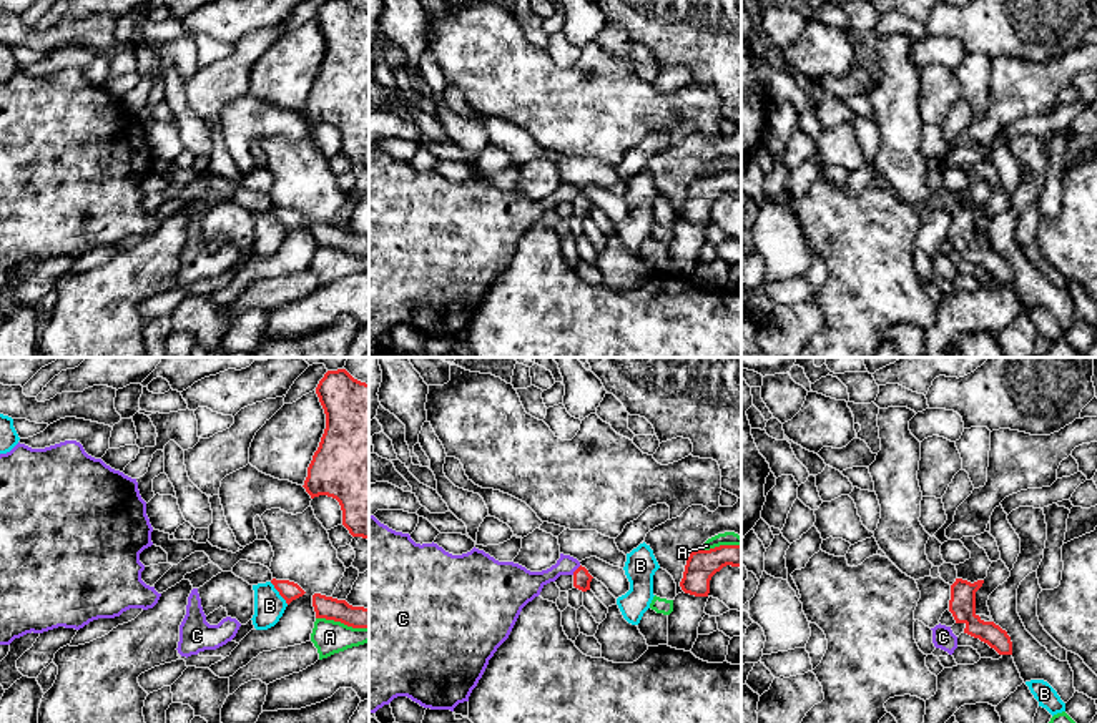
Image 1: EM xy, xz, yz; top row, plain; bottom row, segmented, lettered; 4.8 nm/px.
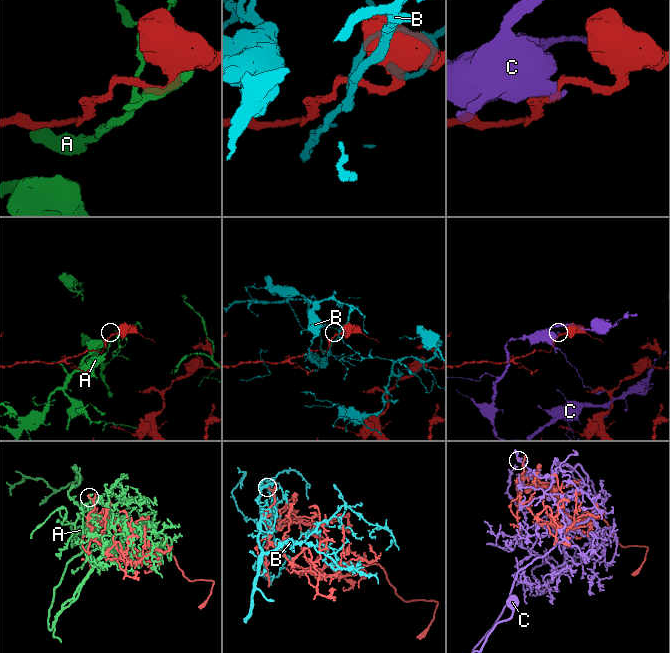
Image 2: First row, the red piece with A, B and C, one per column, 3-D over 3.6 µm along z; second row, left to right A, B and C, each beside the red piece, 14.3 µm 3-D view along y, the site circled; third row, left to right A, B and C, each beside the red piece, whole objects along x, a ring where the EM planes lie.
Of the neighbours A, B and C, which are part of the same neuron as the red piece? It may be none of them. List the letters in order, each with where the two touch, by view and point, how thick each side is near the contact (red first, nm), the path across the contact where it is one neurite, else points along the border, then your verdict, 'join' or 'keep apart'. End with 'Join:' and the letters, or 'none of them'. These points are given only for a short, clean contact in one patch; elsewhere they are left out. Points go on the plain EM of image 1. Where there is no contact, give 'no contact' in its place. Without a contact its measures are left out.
A: xy (343, 250) | 110/170 nm | keep apart
B: xy (280, 221) | 90/150 nm | keep apart
C: xz (575, 198) | 90/140 nm | keep apart
Join: none of them

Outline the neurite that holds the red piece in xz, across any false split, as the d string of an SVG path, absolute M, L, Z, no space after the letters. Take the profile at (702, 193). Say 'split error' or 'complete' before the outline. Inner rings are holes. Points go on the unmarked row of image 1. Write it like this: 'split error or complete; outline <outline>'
complete; outline M741 173L691 180L680 209L681 218L695 224L708 224L711 204L726 193L741 196Z

